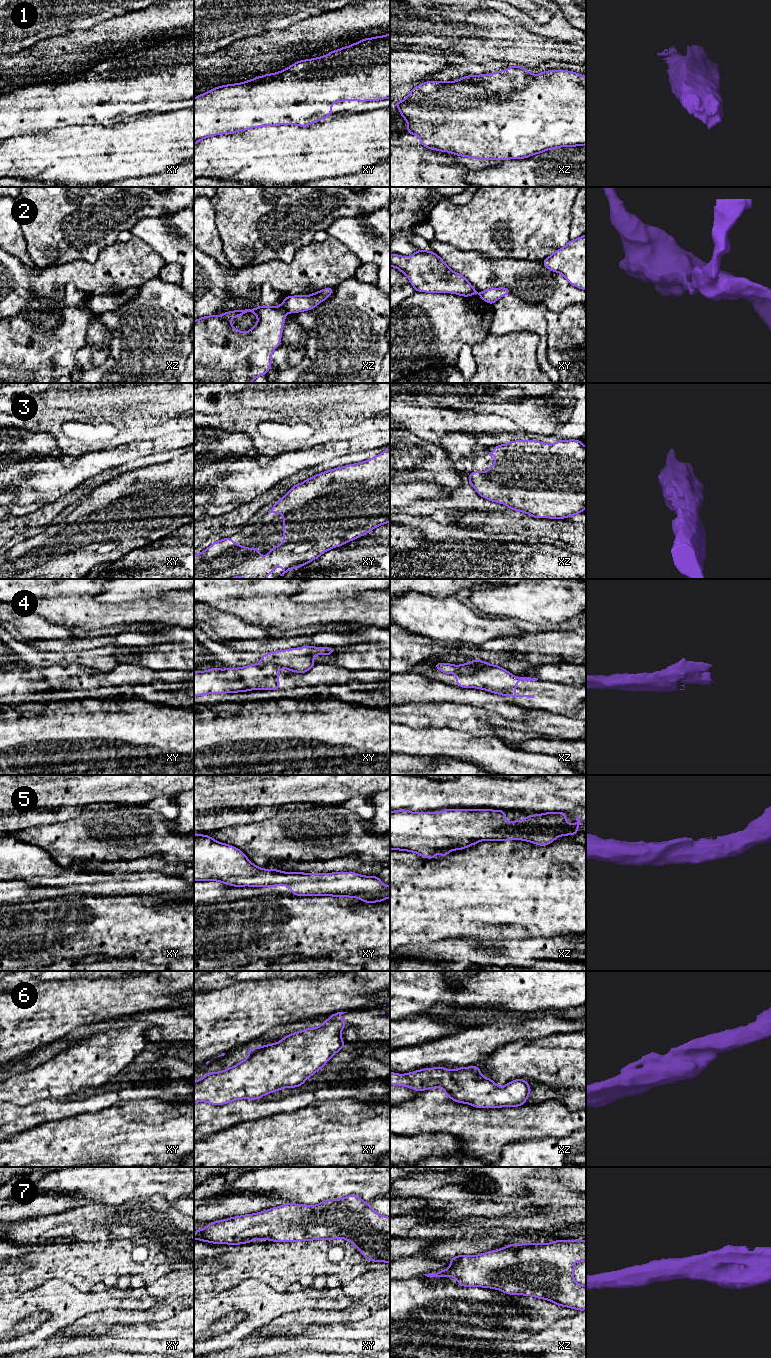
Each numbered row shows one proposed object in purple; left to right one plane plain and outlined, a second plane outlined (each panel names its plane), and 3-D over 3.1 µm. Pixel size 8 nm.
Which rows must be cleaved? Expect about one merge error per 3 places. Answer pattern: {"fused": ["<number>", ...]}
{"fused": ["2", "4"]}

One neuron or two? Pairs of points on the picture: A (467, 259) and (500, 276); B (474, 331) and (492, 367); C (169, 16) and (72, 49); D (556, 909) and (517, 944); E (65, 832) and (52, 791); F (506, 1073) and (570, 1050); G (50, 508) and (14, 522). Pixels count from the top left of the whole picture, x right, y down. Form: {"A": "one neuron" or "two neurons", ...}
{"A": "one neuron", "B": "two neurons", "C": "one neuron", "D": "two neurons", "E": "two neurons", "F": "one neuron", "G": "one neuron"}

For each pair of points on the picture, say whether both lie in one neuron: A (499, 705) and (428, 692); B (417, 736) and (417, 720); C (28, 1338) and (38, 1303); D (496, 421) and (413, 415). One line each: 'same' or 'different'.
A: same
B: different
C: same
D: same

